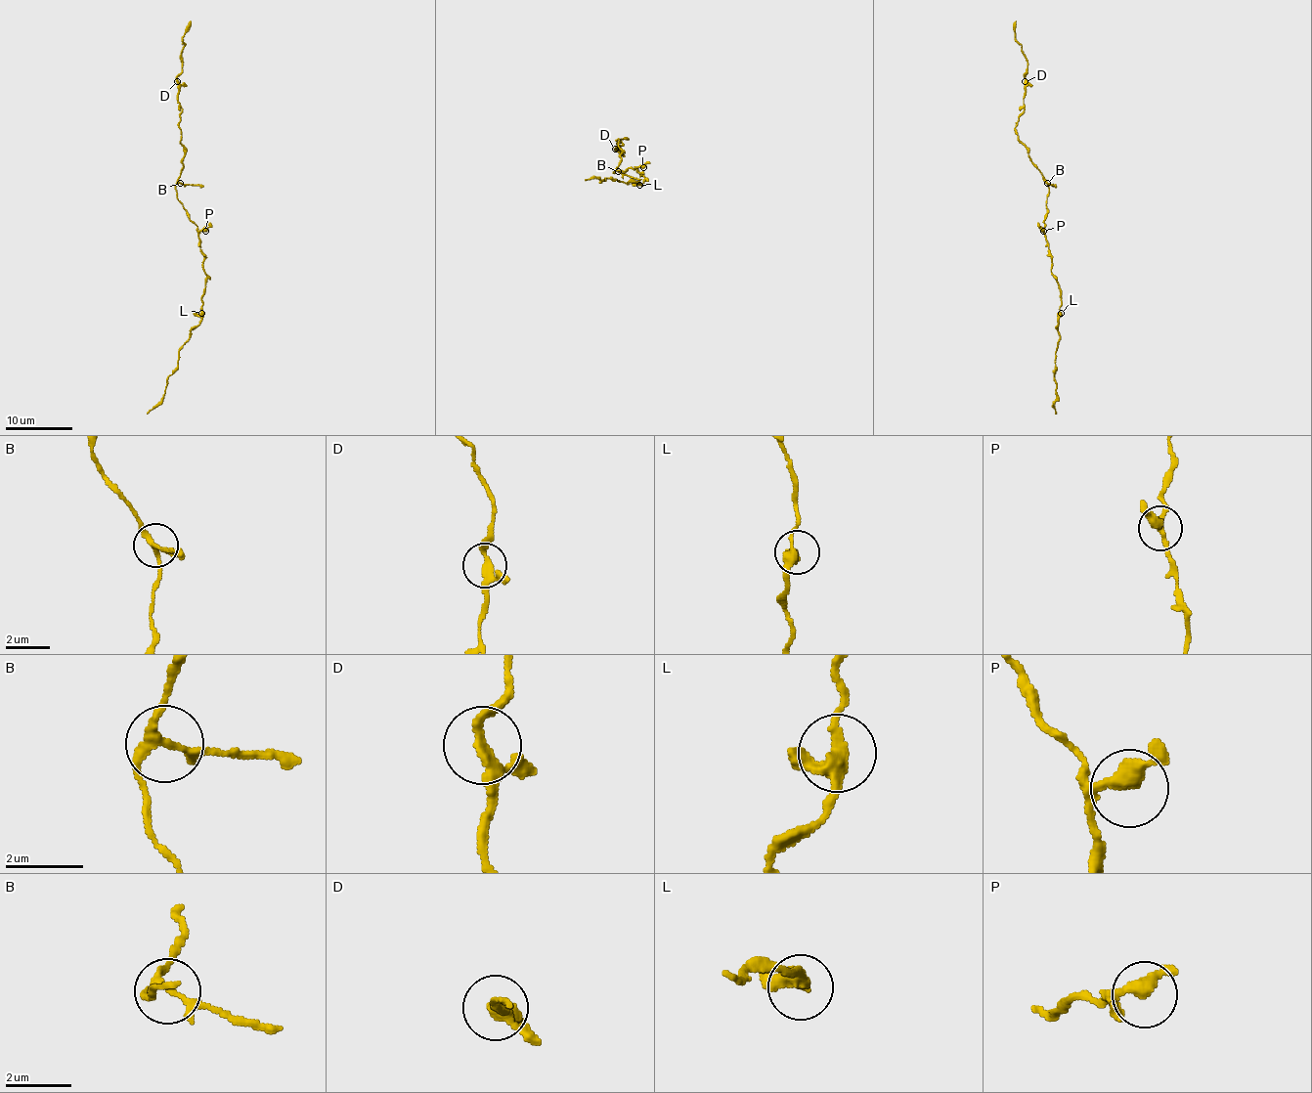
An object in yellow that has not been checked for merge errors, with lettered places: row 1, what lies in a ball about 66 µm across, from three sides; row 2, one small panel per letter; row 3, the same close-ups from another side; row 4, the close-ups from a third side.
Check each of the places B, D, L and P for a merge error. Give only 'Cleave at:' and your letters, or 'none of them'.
Cleave at: none of them

